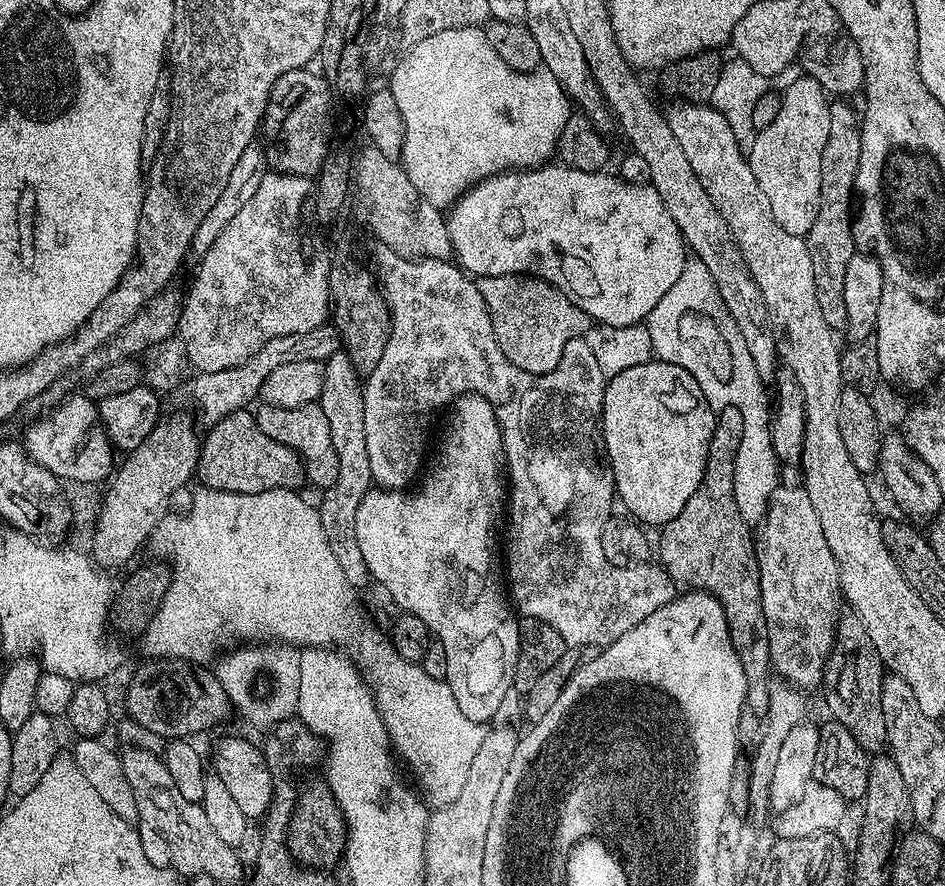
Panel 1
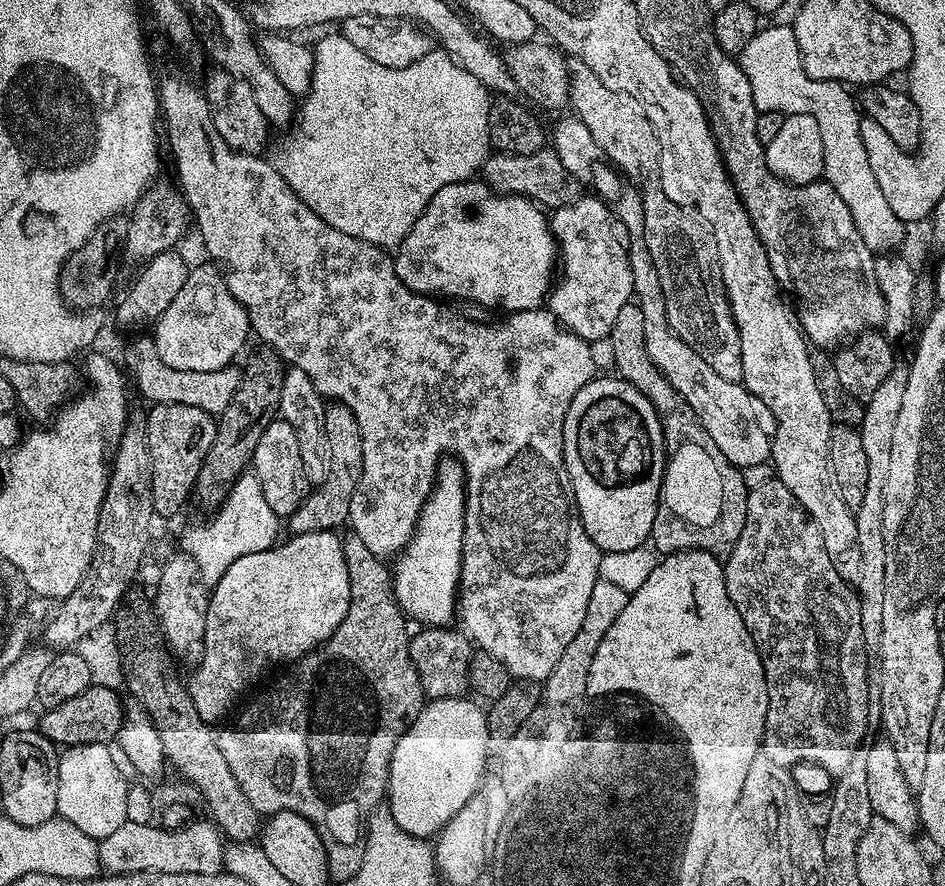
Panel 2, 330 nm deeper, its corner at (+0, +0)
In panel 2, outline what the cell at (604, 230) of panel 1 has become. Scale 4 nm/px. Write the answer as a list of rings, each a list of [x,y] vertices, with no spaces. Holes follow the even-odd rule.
[[[473,178],[442,186],[442,190],[438,190],[438,194],[434,194],[434,198],[430,198],[426,210],[422,210],[418,222],[414,222],[410,234],[406,234],[406,238],[401,242],[394,256],[394,263],[396,266],[396,277],[411,292],[418,292],[421,296],[431,296],[433,298],[448,298],[444,296],[453,296],[454,299],[460,300],[459,302],[480,304],[486,310],[505,308],[503,311],[511,314],[514,312],[529,312],[531,308],[541,307],[547,301],[549,291],[554,284],[554,273],[558,268],[558,249],[556,246],[556,237],[552,234],[549,217],[541,205],[537,204],[535,200],[529,200],[527,196],[490,194],[487,184]]]

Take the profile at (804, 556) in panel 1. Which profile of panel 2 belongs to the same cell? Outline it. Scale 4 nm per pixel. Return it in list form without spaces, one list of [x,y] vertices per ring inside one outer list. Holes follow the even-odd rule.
[[[772,479],[770,482],[762,482],[762,486],[751,489],[748,493],[748,501],[746,502],[746,526],[742,526],[742,535],[739,536],[738,542],[734,546],[734,550],[723,561],[724,577],[726,578],[726,594],[730,594],[730,602],[734,602],[734,606],[738,606],[738,614],[742,614],[742,622],[746,622],[746,630],[750,630],[750,638],[754,638],[754,646],[758,650],[758,654],[762,658],[762,670],[766,674],[766,694],[768,701],[766,702],[766,722],[764,723],[764,742],[762,745],[762,754],[770,762],[778,762],[778,766],[791,769],[794,764],[802,762],[814,762],[818,766],[822,766],[832,777],[843,775],[850,766],[850,762],[854,758],[854,754],[861,751],[860,743],[864,740],[864,735],[868,732],[868,652],[869,645],[864,643],[864,635],[862,634],[862,610],[860,609],[860,597],[856,594],[853,585],[847,584],[842,578],[842,574],[838,574],[838,570],[834,570],[834,562],[830,562],[830,554],[826,554],[826,545],[822,543],[822,534],[818,534],[818,526],[814,526],[814,522],[808,516],[808,511],[796,501],[794,494],[790,494],[790,490],[786,490],[786,486],[778,479]]]

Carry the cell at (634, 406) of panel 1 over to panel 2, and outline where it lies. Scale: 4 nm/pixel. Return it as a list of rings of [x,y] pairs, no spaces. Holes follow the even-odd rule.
[[[600,374],[591,380],[578,394],[574,394],[574,402],[570,402],[570,410],[566,410],[566,422],[564,423],[564,461],[568,477],[572,483],[572,493],[576,499],[576,509],[580,515],[582,526],[586,534],[594,542],[594,546],[600,548],[601,553],[617,552],[618,550],[634,550],[641,547],[651,537],[652,527],[656,511],[660,505],[660,483],[664,481],[664,466],[666,463],[666,441],[664,438],[664,427],[660,421],[660,416],[656,413],[656,407],[630,382],[620,379],[615,374]]]

